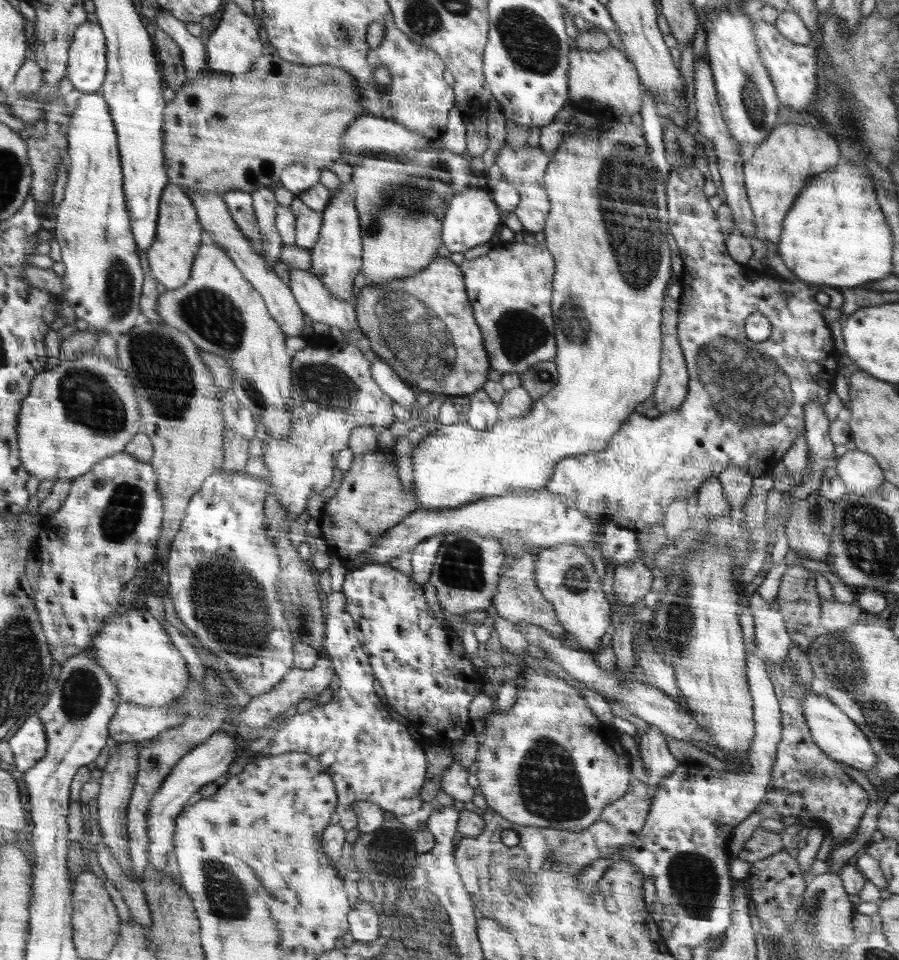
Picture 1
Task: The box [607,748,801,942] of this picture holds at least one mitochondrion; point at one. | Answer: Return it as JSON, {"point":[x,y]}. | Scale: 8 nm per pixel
{"point":[694,880]}

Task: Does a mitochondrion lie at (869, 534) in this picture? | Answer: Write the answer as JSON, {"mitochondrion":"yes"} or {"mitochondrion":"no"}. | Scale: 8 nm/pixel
{"mitochondrion":"yes"}

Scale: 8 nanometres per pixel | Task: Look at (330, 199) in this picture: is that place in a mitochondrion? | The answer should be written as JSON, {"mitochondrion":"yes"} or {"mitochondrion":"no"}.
{"mitochondrion":"no"}

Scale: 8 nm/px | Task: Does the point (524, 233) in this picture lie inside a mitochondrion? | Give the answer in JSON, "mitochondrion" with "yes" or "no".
{"mitochondrion":"no"}

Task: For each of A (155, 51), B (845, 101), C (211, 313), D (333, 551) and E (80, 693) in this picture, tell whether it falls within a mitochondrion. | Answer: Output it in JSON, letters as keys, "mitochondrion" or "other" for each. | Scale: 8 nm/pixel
{"A":"other","B":"mitochondrion","C":"mitochondrion","D":"other","E":"mitochondrion"}

